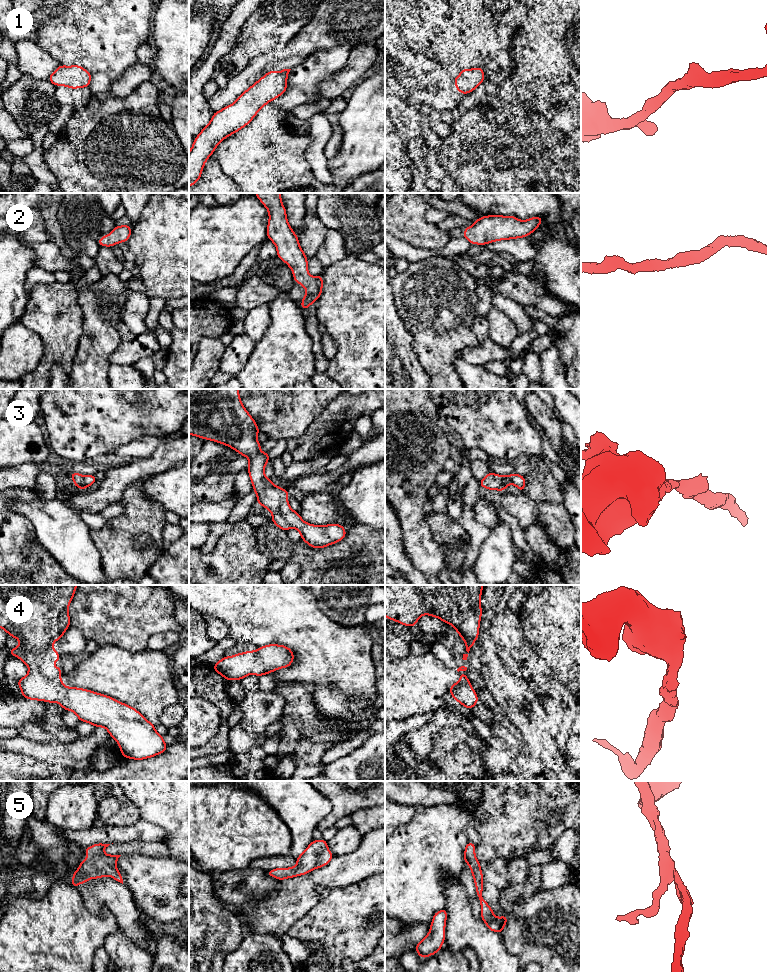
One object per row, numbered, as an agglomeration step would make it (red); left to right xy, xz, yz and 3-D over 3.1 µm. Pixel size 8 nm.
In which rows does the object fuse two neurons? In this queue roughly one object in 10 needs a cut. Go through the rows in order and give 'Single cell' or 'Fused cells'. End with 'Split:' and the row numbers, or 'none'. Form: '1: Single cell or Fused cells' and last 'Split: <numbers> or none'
1: Single cell
2: Single cell
3: Single cell
4: Single cell
5: Single cell
Split: none

